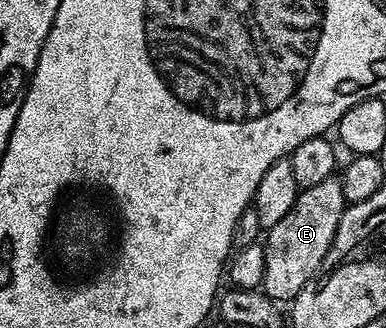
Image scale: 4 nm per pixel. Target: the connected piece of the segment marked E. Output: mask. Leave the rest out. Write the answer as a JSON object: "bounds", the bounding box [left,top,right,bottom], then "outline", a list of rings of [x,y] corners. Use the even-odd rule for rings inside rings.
{"bounds":[261,175,346,304],"outline":[[[336,175],[326,177],[313,188],[300,191],[289,214],[266,231],[263,240],[265,276],[261,287],[264,294],[281,304],[294,301],[324,262],[346,207],[342,179]]]}

